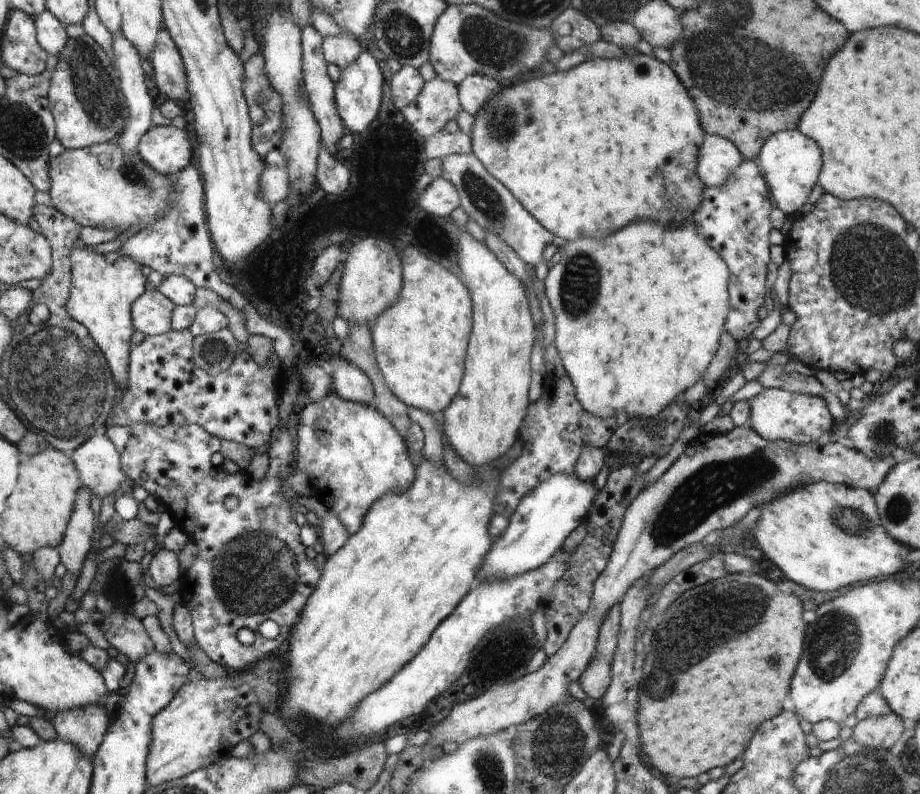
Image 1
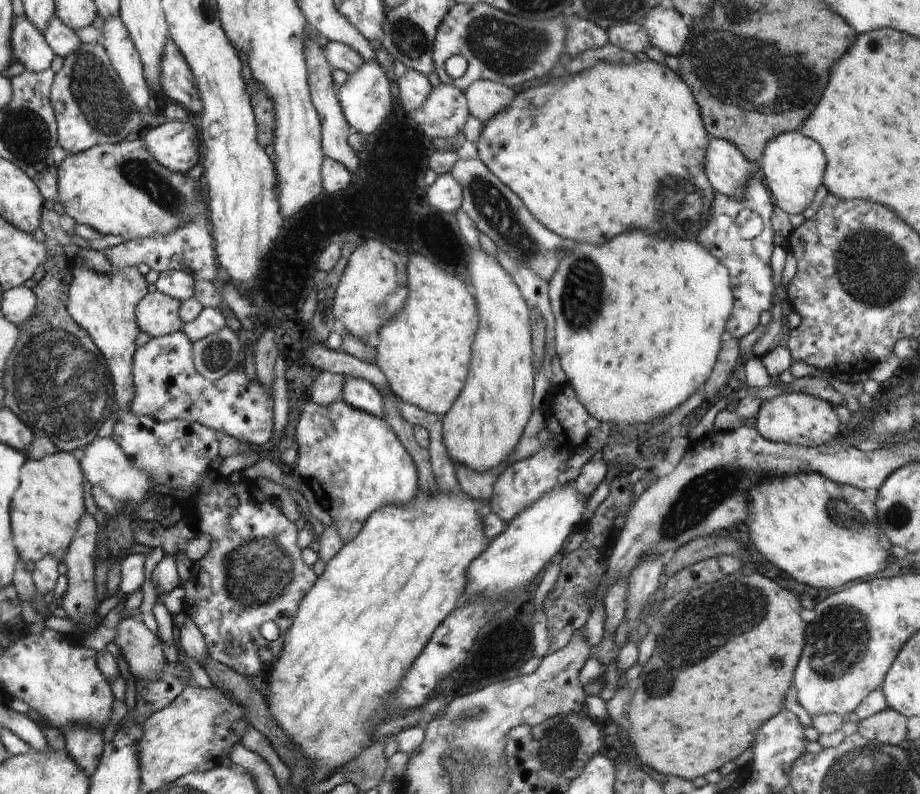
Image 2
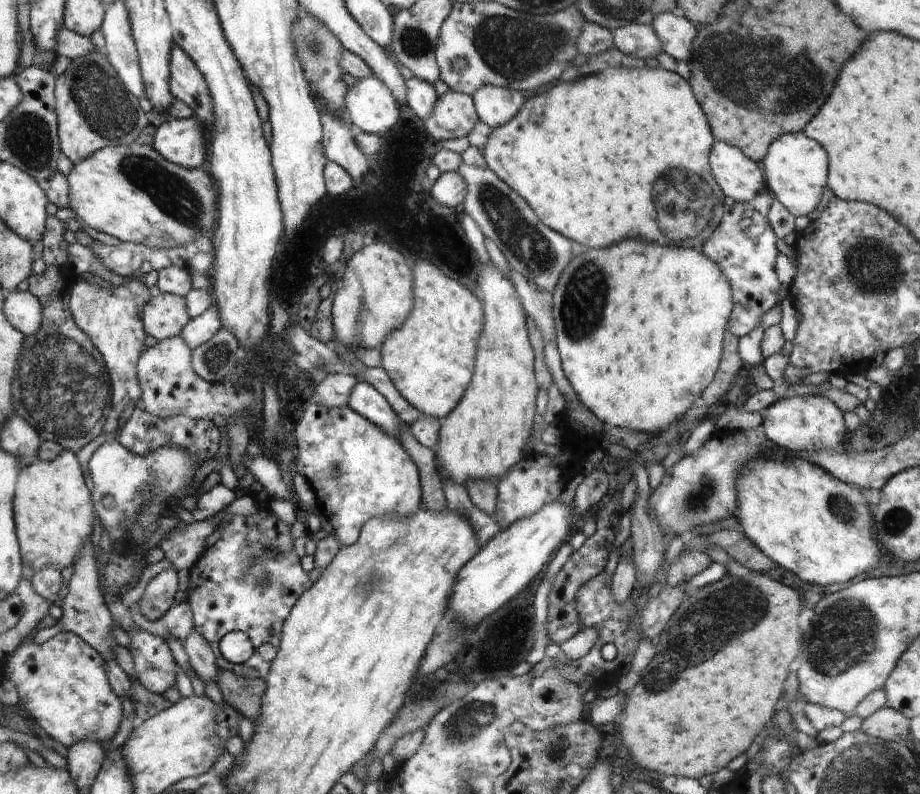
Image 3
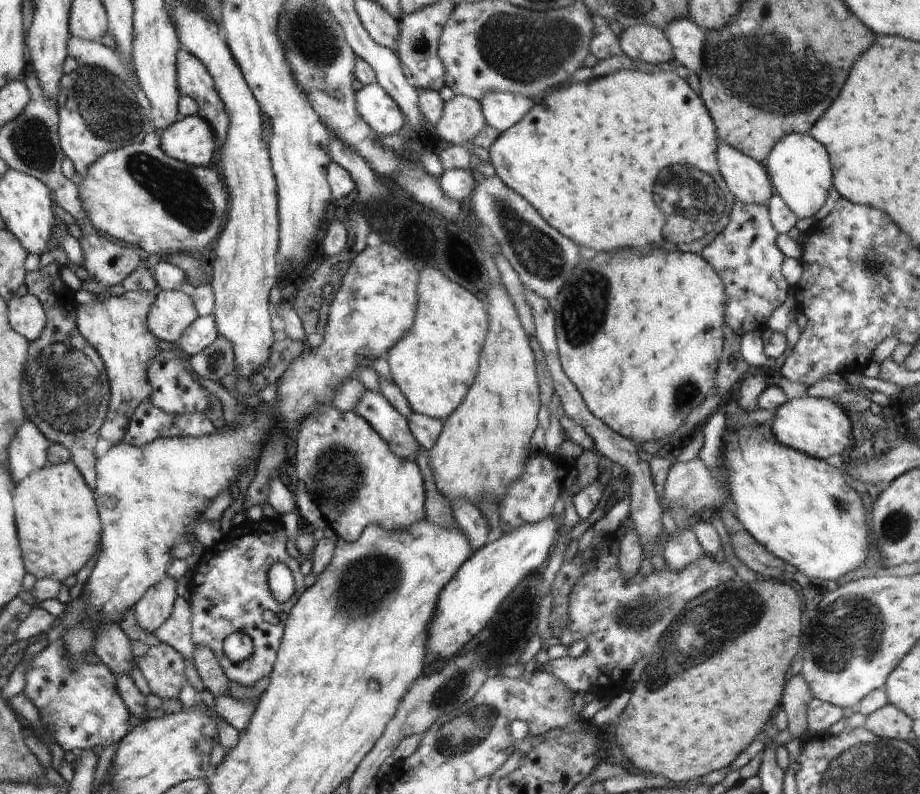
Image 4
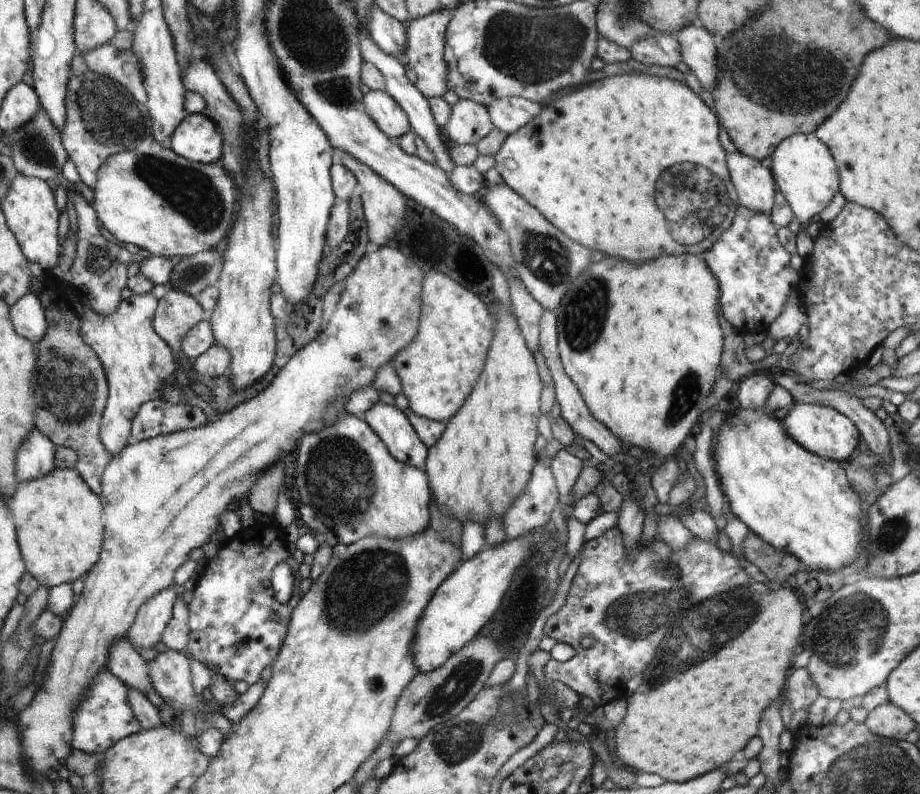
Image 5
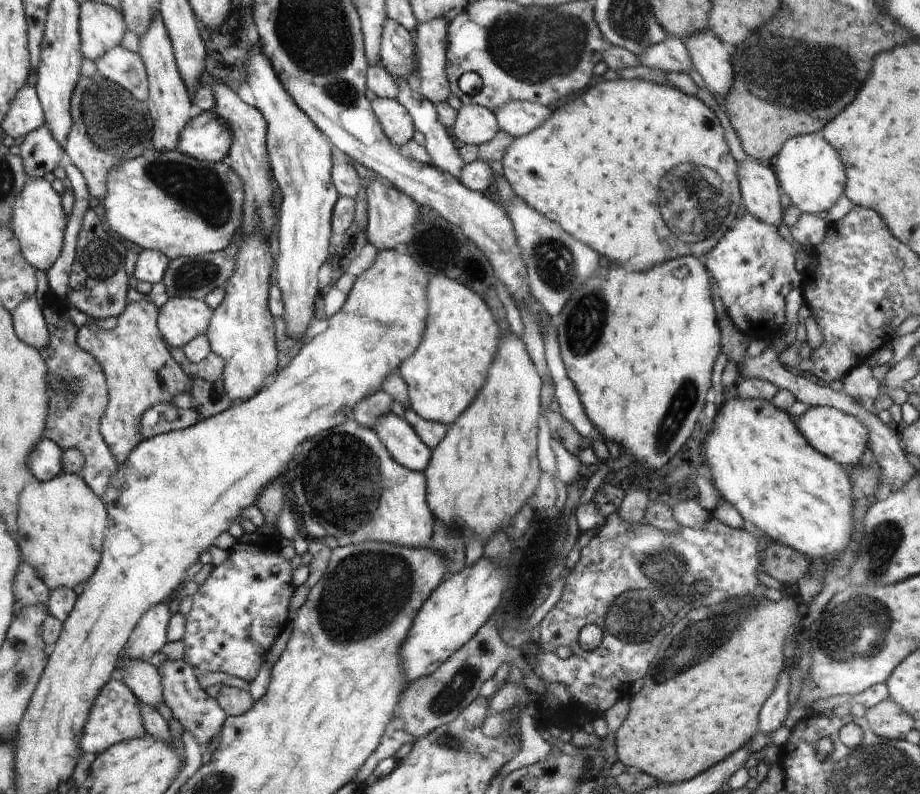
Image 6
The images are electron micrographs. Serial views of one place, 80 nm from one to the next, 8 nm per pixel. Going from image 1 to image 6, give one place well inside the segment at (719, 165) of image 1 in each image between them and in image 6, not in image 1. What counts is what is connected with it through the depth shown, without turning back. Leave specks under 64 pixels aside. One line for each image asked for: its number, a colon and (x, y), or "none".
2: (727, 170)
3: (739, 178)
4: (749, 183)
5: (755, 185)
6: (758, 186)

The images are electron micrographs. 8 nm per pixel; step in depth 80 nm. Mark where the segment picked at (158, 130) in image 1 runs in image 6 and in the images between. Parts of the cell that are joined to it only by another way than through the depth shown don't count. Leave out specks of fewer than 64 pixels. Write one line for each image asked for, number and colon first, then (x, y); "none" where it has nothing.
2: (173, 145)
3: (181, 141)
4: (191, 140)
5: (198, 139)
6: (207, 137)

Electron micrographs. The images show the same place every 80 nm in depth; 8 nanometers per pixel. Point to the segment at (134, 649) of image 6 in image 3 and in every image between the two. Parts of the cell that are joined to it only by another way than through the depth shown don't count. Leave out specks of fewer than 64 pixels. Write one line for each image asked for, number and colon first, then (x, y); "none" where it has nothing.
3: (158, 598)
4: (154, 609)
5: (152, 618)

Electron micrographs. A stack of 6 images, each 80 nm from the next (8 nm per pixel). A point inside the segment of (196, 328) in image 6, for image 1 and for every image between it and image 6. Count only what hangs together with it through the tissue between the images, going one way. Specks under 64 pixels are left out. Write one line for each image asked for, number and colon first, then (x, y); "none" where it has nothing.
1: (151, 313)
2: (157, 314)
3: (164, 316)
4: (171, 316)
5: (178, 313)

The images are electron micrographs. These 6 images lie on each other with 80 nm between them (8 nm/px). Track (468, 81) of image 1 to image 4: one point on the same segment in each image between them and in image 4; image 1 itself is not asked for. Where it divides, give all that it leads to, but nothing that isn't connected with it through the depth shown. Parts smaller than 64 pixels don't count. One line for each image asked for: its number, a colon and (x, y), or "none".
2: (484, 98)
3: (495, 106)
4: (501, 110)

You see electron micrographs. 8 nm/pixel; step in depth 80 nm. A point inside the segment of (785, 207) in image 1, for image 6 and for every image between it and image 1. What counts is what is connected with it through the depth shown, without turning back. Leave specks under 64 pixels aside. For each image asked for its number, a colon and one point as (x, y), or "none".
2: (792, 166)
3: (795, 167)
4: (799, 167)
5: (804, 170)
6: (809, 171)

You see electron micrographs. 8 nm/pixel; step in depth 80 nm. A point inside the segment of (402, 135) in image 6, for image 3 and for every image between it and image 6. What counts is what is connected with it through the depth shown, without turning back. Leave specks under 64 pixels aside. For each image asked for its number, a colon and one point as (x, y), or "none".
3: (369, 106)
4: (378, 110)
5: (388, 115)

